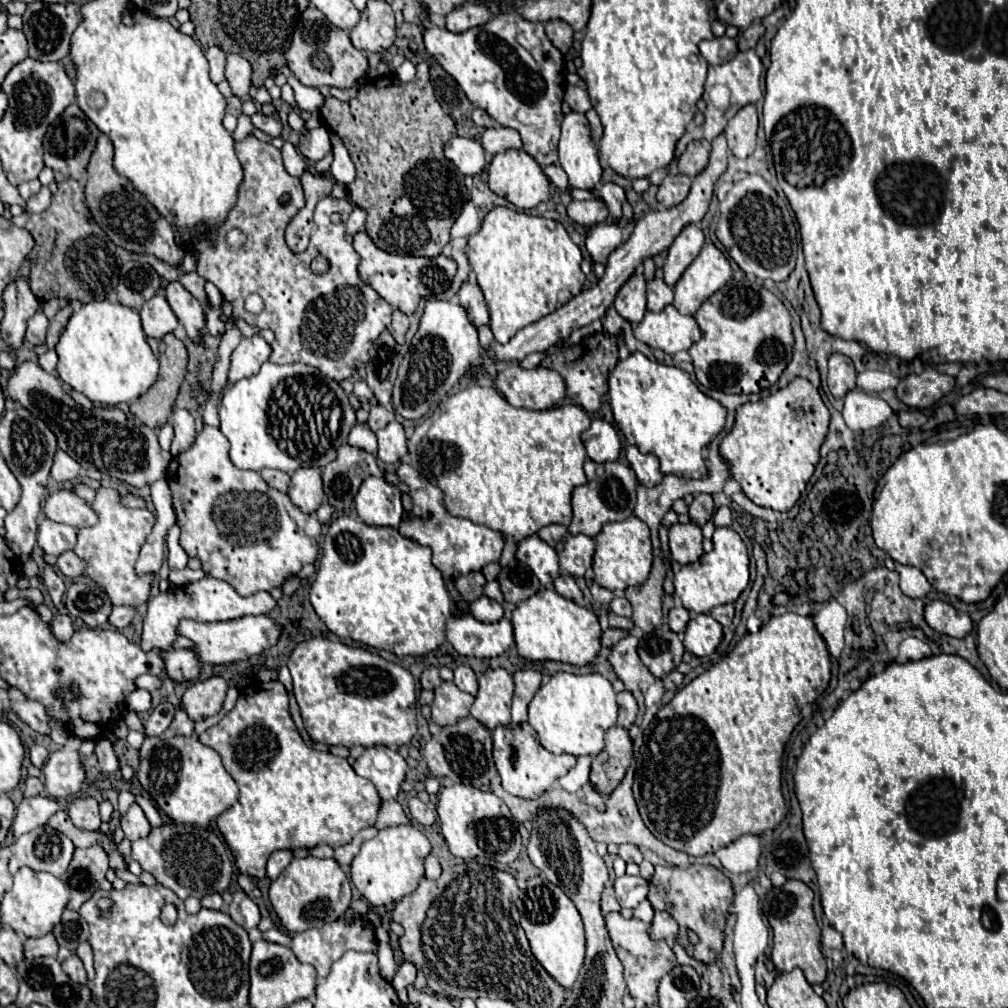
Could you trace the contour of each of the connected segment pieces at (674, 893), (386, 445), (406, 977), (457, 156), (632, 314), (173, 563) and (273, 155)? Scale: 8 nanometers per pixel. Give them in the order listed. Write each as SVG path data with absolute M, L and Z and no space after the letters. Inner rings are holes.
M656 866L654 876L650 878L650 892L648 900L654 910L668 912L680 926L678 942L684 946L688 956L702 964L712 964L720 958L720 952L724 948L724 928L728 910L734 902L734 886L732 882L722 874L722 870L714 866ZM686 928L692 928L698 932L700 942L692 946L686 938Z
M392 420L384 428L376 432L378 438L378 458L386 464L398 462L408 450L406 450L406 436L400 422Z
M404 962L404 964L398 968L398 972L396 972L394 980L392 980L392 984L394 984L394 988L396 988L396 992L398 992L400 998L406 998L406 988L414 982L414 978L416 978L414 966L410 966L408 962Z
M454 136L444 146L444 156L456 164L456 168L462 174L476 176L486 168L486 156L484 148L478 140L466 138L466 136Z
M634 272L630 280L618 290L614 308L632 326L640 324L646 314L646 282L642 272Z
M174 524L168 530L168 540L166 542L168 542L168 564L170 564L170 568L184 570L186 564L188 564L188 554L180 546L180 526L178 524Z
M254 136L235 142L235 152L244 170L238 202L230 210L226 224L218 230L214 244L194 244L194 248L198 248L196 272L222 292L224 300L232 304L236 318L274 332L270 362L302 362L318 368L336 382L352 378L358 368L366 364L372 342L390 326L392 318L390 304L358 278L358 254L346 238L346 220L352 212L352 204L326 196L324 202L318 204L316 232L312 234L310 246L304 252L292 252L284 240L284 232L290 220L304 208L300 178L284 170L278 148ZM284 194L288 194L290 200L282 204ZM334 212L342 216L340 224L332 224L330 216ZM232 228L246 234L246 244L242 248L228 246L226 234ZM320 254L328 260L330 268L324 274L314 274L310 264ZM250 294L258 294L264 300L264 310L260 314L250 314L246 310L246 298Z

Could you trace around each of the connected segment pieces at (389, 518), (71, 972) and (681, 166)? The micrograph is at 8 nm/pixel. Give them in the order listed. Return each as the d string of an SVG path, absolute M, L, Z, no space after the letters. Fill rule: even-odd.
M370 476L362 482L356 498L356 512L370 526L398 528L402 522L402 492L384 476Z
M72 954L68 960L64 960L62 968L64 968L64 972L66 972L76 984L86 984L86 982L88 982L88 980L86 980L86 970L84 970L84 966L82 966L82 960L80 960L76 954Z
M692 140L692 142L688 142L686 150L678 158L678 170L680 170L680 174L694 178L706 168L708 158L710 158L710 142L708 140Z

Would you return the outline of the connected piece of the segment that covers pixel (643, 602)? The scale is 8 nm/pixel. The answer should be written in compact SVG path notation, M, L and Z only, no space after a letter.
M661 525L659 528L660 552L654 558L652 572L648 580L640 586L626 588L626 598L630 600L634 614L632 622L642 630L642 632L652 632L654 628L662 626L662 598L664 598L664 578L670 570L672 558L668 550L668 531Z

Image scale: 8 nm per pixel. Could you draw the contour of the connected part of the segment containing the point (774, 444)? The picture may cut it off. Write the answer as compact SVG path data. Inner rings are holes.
M796 378L794 382L790 382L786 388L778 390L776 394L760 398L758 402L742 404L736 410L736 420L732 430L724 436L718 450L728 464L730 478L738 480L740 490L754 504L772 508L778 512L786 512L796 504L810 476L814 474L814 468L820 458L820 446L828 432L828 424L830 424L830 412L826 404L822 402L822 396L818 394L818 390L806 378Z

